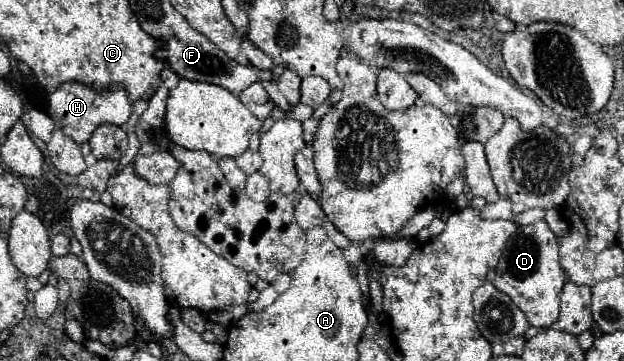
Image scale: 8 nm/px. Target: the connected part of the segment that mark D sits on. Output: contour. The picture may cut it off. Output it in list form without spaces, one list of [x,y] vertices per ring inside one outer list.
[[[538,220],[532,226],[516,228],[510,234],[510,238],[502,250],[502,258],[500,258],[498,266],[494,268],[494,272],[496,272],[494,288],[508,294],[512,298],[512,302],[524,314],[528,314],[526,320],[530,322],[530,326],[550,328],[558,320],[558,316],[560,316],[558,304],[560,304],[562,288],[566,286],[566,274],[562,272],[562,268],[558,264],[556,234],[546,226],[544,220]]]

